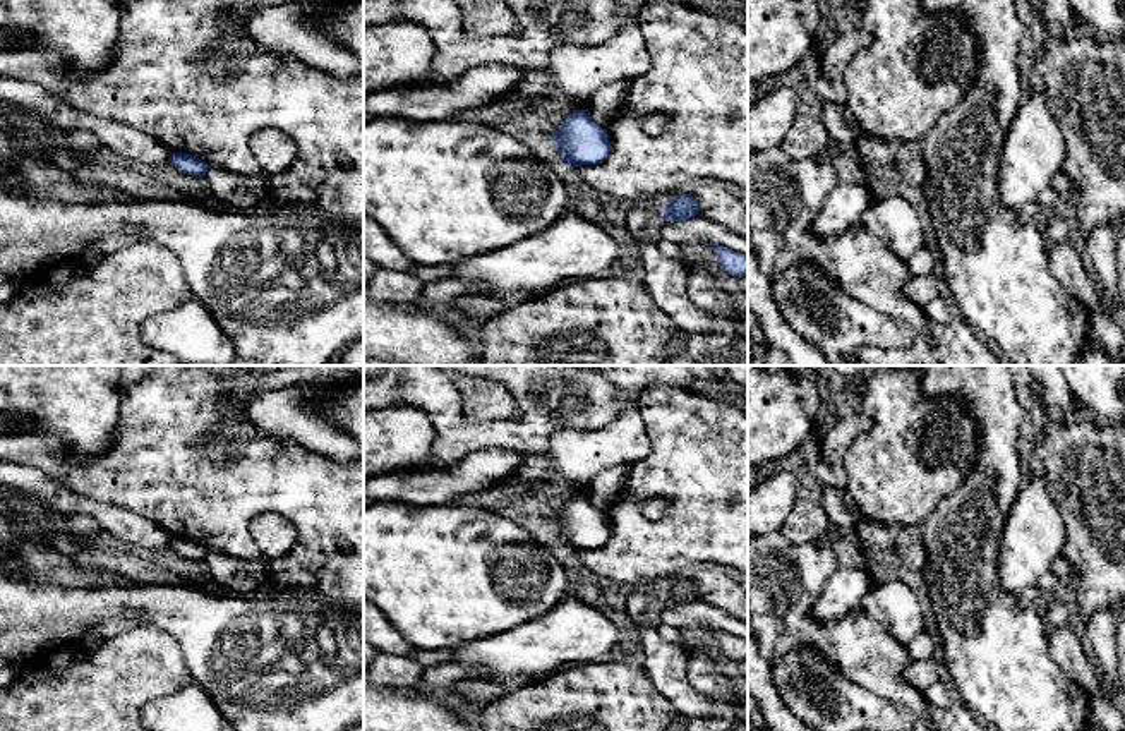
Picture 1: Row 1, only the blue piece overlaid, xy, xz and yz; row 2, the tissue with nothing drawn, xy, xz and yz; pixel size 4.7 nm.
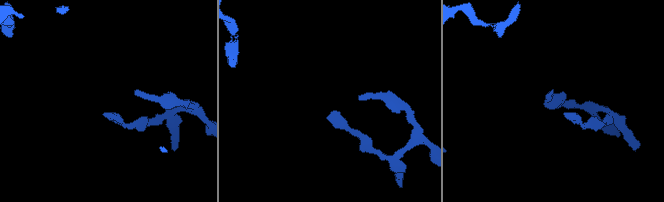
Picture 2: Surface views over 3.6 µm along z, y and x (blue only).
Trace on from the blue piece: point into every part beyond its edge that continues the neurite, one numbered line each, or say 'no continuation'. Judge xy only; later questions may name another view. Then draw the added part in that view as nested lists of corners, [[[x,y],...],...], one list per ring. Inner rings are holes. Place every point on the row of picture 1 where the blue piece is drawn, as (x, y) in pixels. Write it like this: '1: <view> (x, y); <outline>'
no continuation

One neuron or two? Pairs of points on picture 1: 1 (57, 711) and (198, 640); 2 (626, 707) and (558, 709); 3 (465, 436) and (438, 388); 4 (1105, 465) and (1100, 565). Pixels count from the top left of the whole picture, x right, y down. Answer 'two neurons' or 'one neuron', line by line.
1: two neurons
2: one neuron
3: one neuron
4: one neuron

